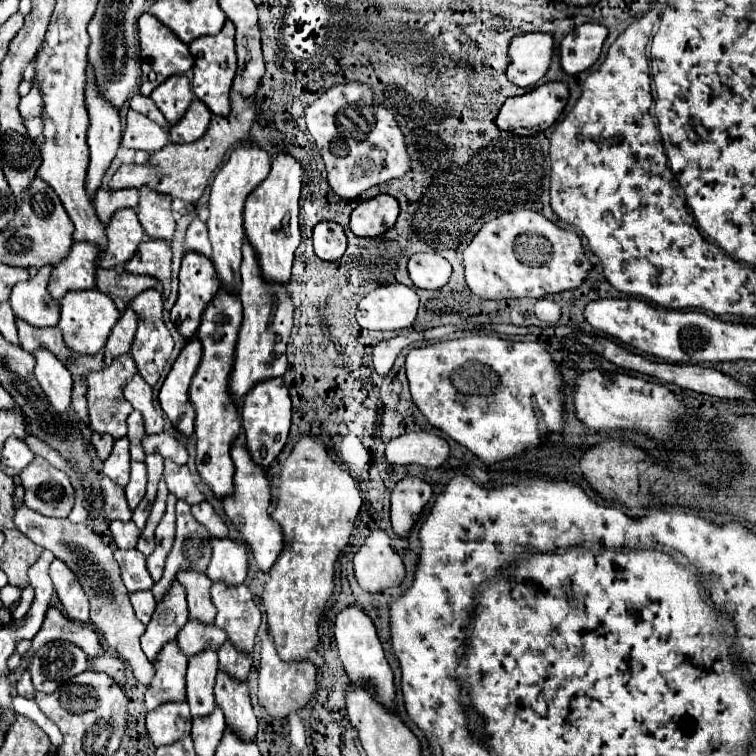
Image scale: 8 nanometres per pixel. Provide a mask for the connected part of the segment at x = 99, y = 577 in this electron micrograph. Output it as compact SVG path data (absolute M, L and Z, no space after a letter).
M21 506L15 512L15 526L27 534L35 544L51 550L55 554L55 558L63 560L79 578L79 582L83 584L85 594L89 596L89 604L91 604L91 624L99 630L99 634L103 636L103 640L107 642L109 648L117 650L121 654L121 658L131 666L135 678L143 684L149 686L149 682L153 680L155 668L149 662L149 658L145 658L145 652L141 650L141 642L139 638L145 632L145 626L135 618L133 606L129 602L129 592L123 586L121 574L119 574L119 566L113 558L113 550L101 542L101 538L85 524L71 524L65 518L47 518L39 512L29 510L27 506Z

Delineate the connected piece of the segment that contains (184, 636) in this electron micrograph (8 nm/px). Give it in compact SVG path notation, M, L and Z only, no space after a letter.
M189 620L177 636L177 644L187 658L197 656L201 650L219 650L227 642L225 630L217 626L205 626L201 622Z

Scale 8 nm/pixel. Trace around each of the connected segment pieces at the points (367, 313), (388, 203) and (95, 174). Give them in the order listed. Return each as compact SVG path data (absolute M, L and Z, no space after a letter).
M405 284L371 290L357 306L357 322L365 330L401 330L415 322L419 296Z
M379 194L361 202L351 212L351 230L357 236L379 236L389 230L399 216L399 202L389 194Z
M91 64L87 66L85 96L87 96L87 112L89 112L89 122L91 122L89 130L87 130L87 144L91 150L91 162L89 162L89 170L87 170L87 192L93 198L97 188L101 186L101 178L103 178L105 170L113 162L115 152L121 144L121 118L119 118L119 110L111 102L105 102L105 96L99 94L99 86L95 82L95 70Z

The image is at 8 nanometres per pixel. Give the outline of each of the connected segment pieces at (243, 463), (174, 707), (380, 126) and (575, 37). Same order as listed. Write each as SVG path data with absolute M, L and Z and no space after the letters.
M239 440L233 442L231 458L233 458L233 464L235 464L235 478L233 478L235 492L231 496L223 498L223 508L225 508L227 518L237 526L237 530L245 538L245 544L249 544L249 548L253 552L253 558L255 558L255 564L259 566L259 570L269 572L271 566L275 564L275 560L281 554L283 534L281 534L279 524L273 522L271 516L267 514L267 506L269 506L269 500L271 500L267 472L251 460L245 444L241 444Z
M187 702L165 704L147 714L147 732L155 746L169 746L191 732L191 714Z
M367 84L333 86L305 110L305 120L327 168L327 182L341 198L357 198L371 186L399 178L409 168L403 132L393 114L375 102Z
M583 24L567 34L559 46L561 68L567 74L579 74L593 66L601 54L603 40L607 38L607 28L599 24Z

